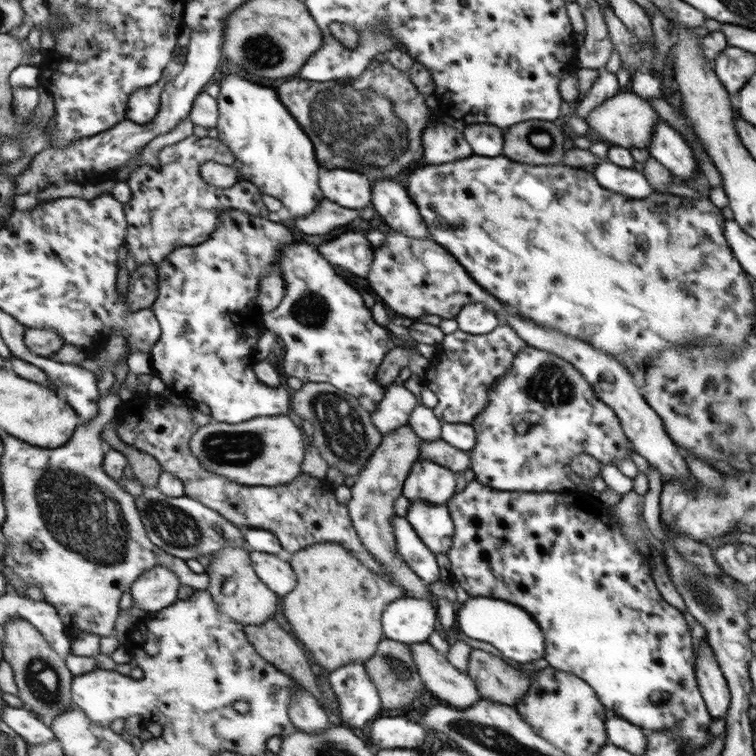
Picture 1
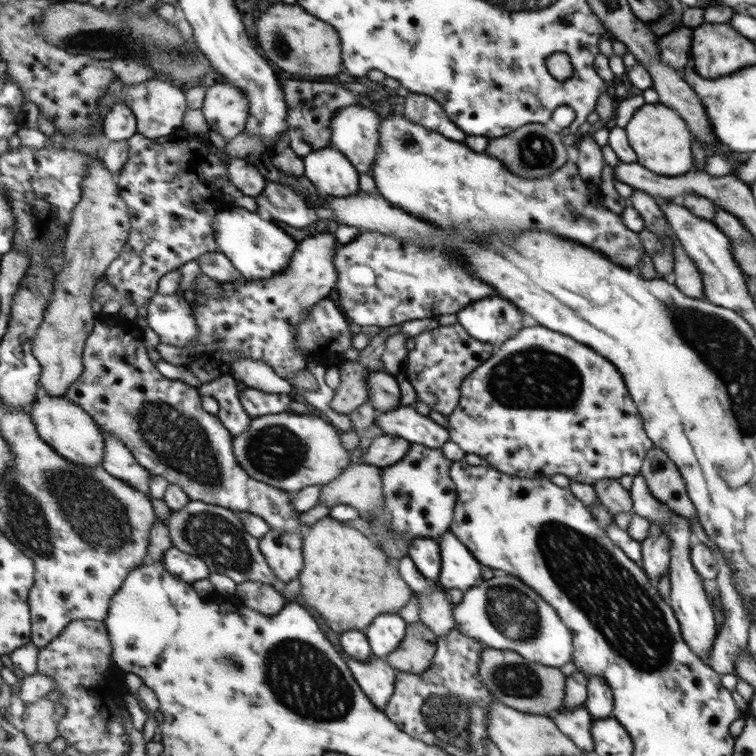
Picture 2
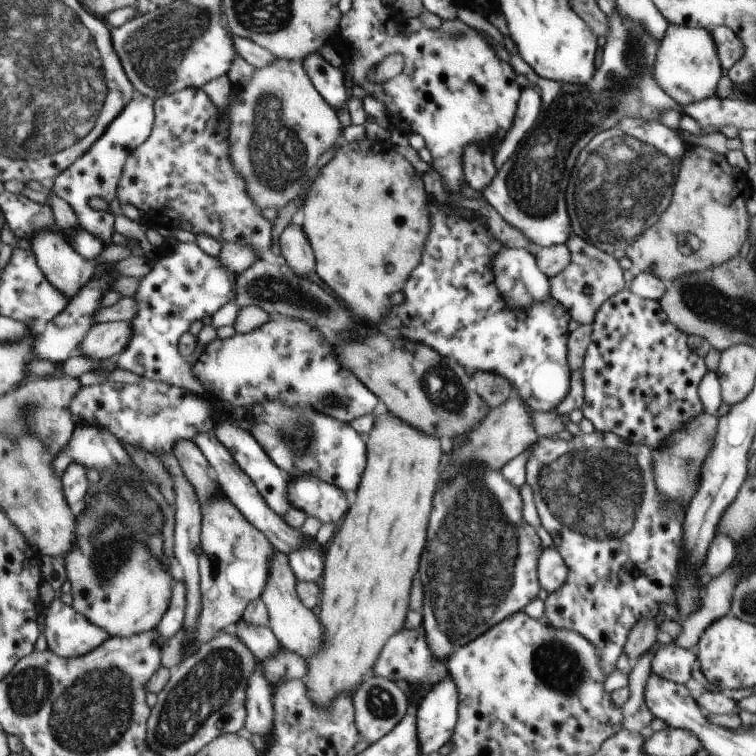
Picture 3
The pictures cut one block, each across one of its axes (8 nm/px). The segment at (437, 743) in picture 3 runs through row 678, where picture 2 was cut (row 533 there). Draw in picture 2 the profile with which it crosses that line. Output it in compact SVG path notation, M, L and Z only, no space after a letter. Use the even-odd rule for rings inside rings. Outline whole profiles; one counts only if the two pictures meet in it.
M450 530L438 538L442 570L439 580L445 590L458 588L464 593L480 582L482 566Z

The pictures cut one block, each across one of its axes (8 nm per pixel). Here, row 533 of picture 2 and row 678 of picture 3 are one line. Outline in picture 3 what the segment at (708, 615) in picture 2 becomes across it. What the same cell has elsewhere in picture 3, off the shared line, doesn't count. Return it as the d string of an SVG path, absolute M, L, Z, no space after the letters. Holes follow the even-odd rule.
M667 639L663 643L657 642L652 649L652 672L670 681L685 685L692 677L692 665L697 656L688 652L677 644L670 644Z

